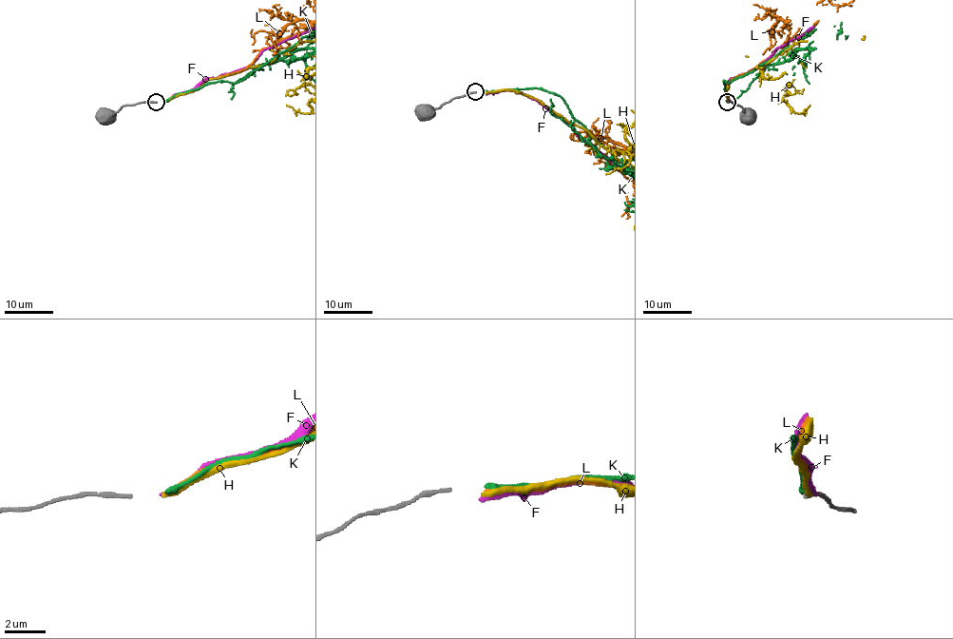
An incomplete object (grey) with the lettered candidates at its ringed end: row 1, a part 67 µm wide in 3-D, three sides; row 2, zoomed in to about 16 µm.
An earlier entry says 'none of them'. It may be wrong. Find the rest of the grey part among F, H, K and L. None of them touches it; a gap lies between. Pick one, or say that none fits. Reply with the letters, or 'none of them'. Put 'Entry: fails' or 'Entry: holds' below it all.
K
Entry: fails

